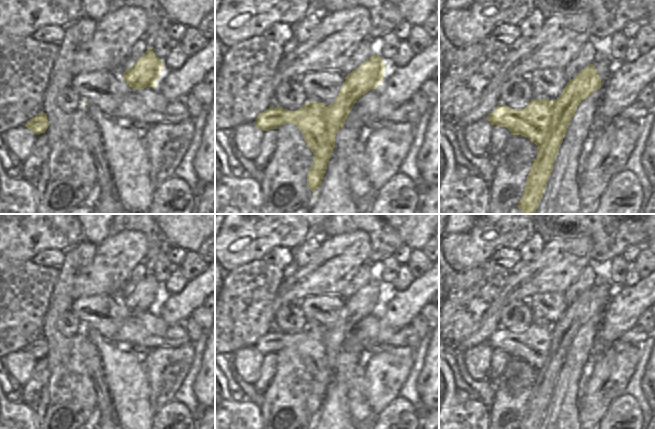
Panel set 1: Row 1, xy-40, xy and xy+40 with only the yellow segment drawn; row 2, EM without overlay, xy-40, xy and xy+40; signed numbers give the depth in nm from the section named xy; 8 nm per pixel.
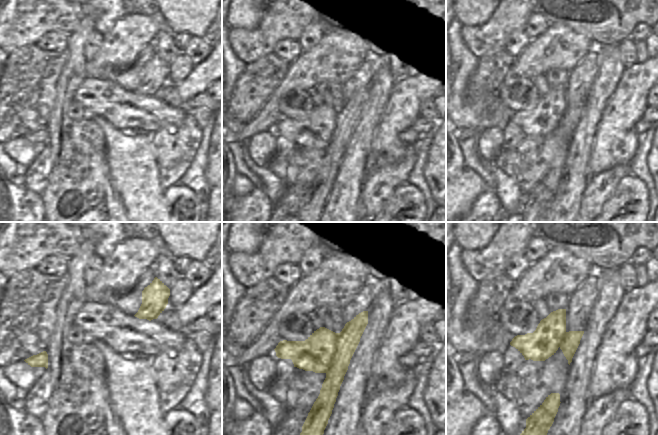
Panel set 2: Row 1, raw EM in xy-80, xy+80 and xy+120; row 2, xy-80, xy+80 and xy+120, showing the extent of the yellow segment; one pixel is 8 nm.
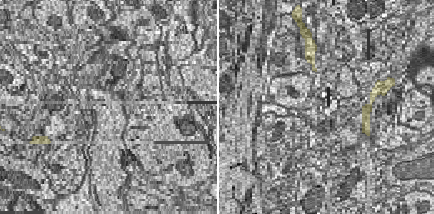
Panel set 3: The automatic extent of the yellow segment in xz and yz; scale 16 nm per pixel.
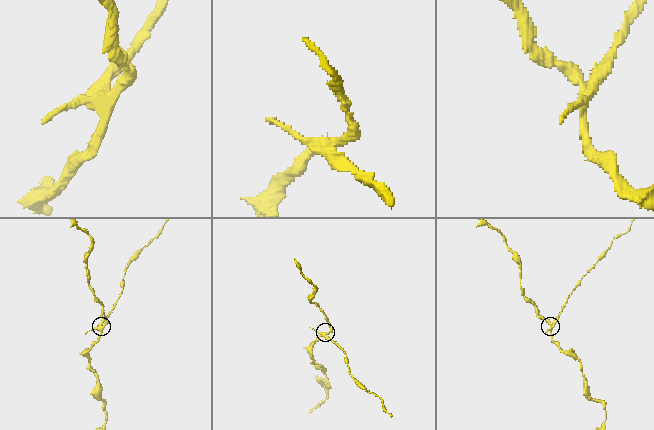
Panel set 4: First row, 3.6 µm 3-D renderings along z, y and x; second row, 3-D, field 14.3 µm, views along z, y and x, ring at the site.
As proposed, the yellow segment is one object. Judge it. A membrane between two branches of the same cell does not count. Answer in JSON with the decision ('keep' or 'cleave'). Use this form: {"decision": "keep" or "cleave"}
{"decision": "cleave"}

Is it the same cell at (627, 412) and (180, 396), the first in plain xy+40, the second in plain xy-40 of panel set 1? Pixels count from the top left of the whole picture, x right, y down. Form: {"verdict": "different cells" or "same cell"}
{"verdict": "different cells"}

